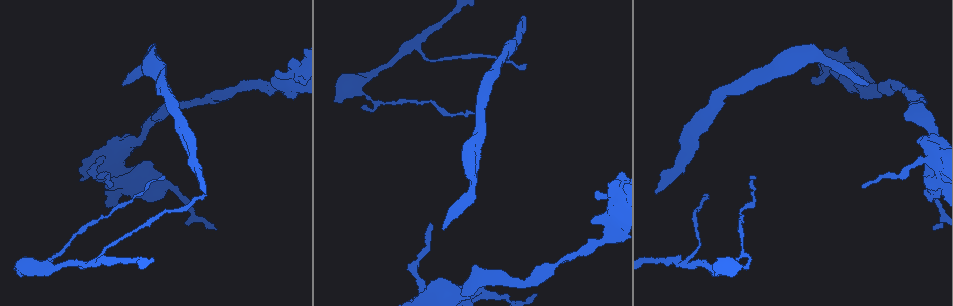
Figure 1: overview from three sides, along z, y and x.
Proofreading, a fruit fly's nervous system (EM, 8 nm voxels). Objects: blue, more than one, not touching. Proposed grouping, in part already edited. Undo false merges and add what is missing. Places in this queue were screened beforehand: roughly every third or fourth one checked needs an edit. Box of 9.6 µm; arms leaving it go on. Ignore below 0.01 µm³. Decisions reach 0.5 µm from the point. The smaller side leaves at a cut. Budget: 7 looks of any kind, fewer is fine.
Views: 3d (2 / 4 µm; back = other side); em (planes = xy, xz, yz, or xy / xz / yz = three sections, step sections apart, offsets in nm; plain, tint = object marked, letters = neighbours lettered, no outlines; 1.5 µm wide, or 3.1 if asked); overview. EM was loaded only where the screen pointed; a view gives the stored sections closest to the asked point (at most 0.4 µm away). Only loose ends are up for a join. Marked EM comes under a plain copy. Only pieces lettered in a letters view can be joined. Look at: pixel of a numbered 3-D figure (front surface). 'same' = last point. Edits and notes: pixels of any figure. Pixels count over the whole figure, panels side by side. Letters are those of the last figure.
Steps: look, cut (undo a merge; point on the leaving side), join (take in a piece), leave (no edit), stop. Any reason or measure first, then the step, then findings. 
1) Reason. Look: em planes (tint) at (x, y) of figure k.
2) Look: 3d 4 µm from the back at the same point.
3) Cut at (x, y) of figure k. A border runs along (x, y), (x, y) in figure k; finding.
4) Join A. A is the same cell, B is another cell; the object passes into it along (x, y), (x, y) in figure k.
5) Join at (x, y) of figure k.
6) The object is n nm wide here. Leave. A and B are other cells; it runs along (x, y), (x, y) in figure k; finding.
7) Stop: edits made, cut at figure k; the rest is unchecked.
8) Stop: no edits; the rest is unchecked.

Look: em xy step 8 (tint) at (883, 86) of figure 1.

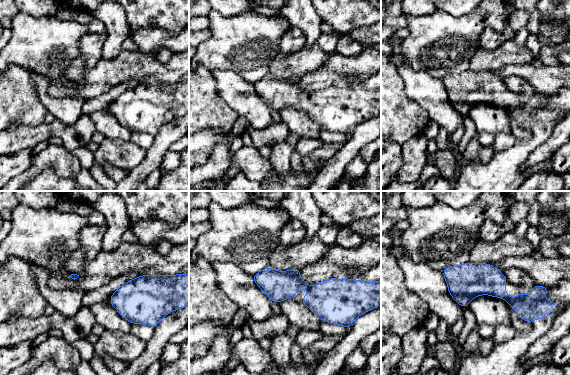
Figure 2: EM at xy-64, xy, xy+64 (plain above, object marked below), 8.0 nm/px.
Look: em planes (letters) at the same point.

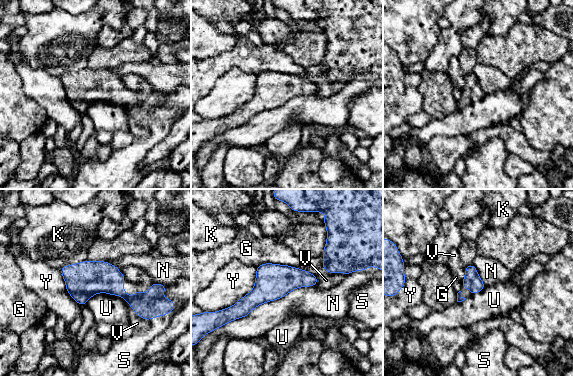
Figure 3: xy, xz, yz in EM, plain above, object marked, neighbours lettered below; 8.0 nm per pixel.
Leave. G, K, N, S, U, V and Y are other cells; a border runs along (316, 284), (296, 287), (228, 322) in figure 3; one neuron here.

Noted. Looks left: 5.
Sudden change in width. Look: 3d 2 µm at (783, 62) of figure 1.

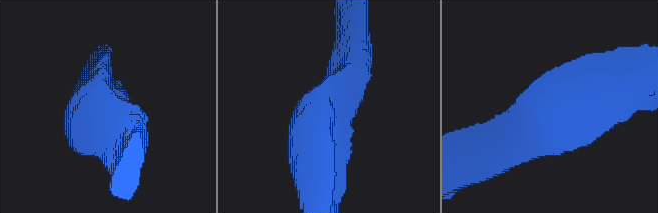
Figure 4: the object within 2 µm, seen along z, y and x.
Need the tissue. Look: em planes (letters) at (98, 107) of figure 4.

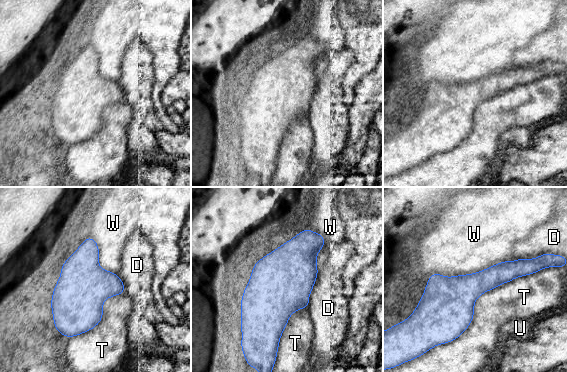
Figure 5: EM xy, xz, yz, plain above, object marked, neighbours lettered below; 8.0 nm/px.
Leave. D, T, U and W are other cells; one neuron here.

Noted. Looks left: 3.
Thick end. Look: em xz step 4 (tint) at (333, 101) of figure 1.

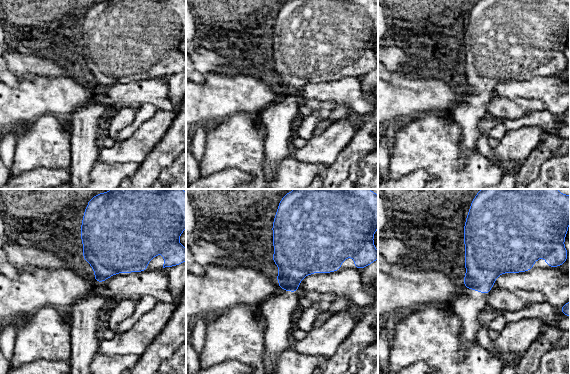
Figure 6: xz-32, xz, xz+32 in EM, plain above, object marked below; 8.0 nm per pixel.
Another direction. Look: em planes (letters) at the same point.

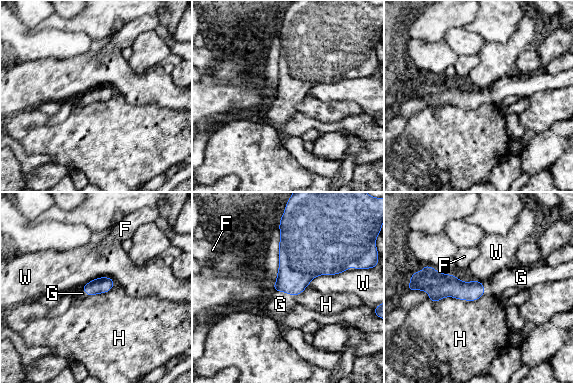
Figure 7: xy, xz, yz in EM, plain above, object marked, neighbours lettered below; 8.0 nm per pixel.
Join G. G is the same cell, F, H and W are other cells; the object passes into it along (298, 265), (284, 292), (280, 304) in figure 7; it goes on there.

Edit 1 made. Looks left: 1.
Stop: edits made, join at figure 7; the rest is unchecked.

